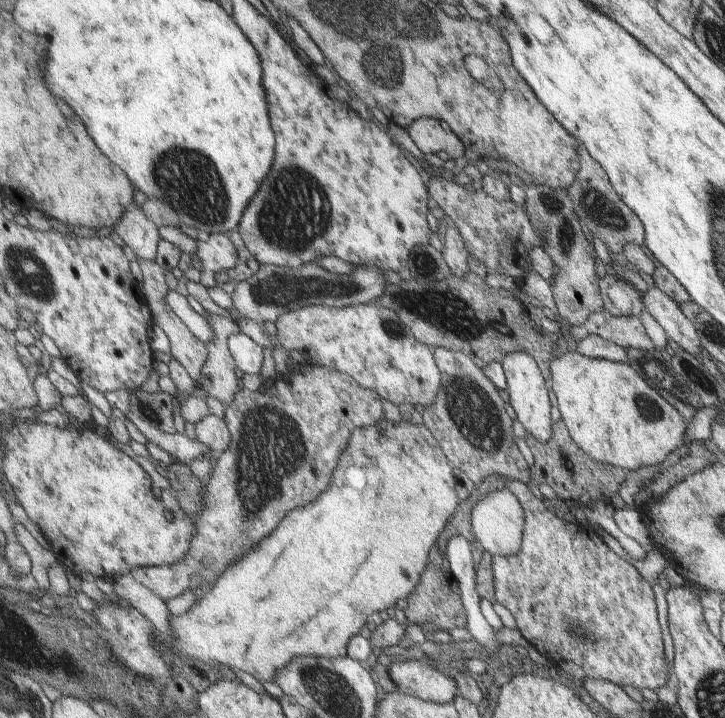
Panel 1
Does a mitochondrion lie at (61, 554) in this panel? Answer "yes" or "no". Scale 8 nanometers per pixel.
no

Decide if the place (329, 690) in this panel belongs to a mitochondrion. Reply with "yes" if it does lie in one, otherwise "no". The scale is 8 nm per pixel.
yes

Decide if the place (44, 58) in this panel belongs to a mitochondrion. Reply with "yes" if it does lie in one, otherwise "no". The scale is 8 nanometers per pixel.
no

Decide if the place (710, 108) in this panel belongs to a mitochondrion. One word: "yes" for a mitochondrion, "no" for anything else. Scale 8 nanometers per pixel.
no

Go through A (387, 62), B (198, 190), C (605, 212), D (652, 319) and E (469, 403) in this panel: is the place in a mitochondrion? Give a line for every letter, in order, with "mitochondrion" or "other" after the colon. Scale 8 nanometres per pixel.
A: mitochondrion
B: mitochondrion
C: mitochondrion
D: other
E: mitochondrion

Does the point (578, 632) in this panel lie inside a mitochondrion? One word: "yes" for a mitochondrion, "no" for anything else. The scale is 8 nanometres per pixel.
yes

